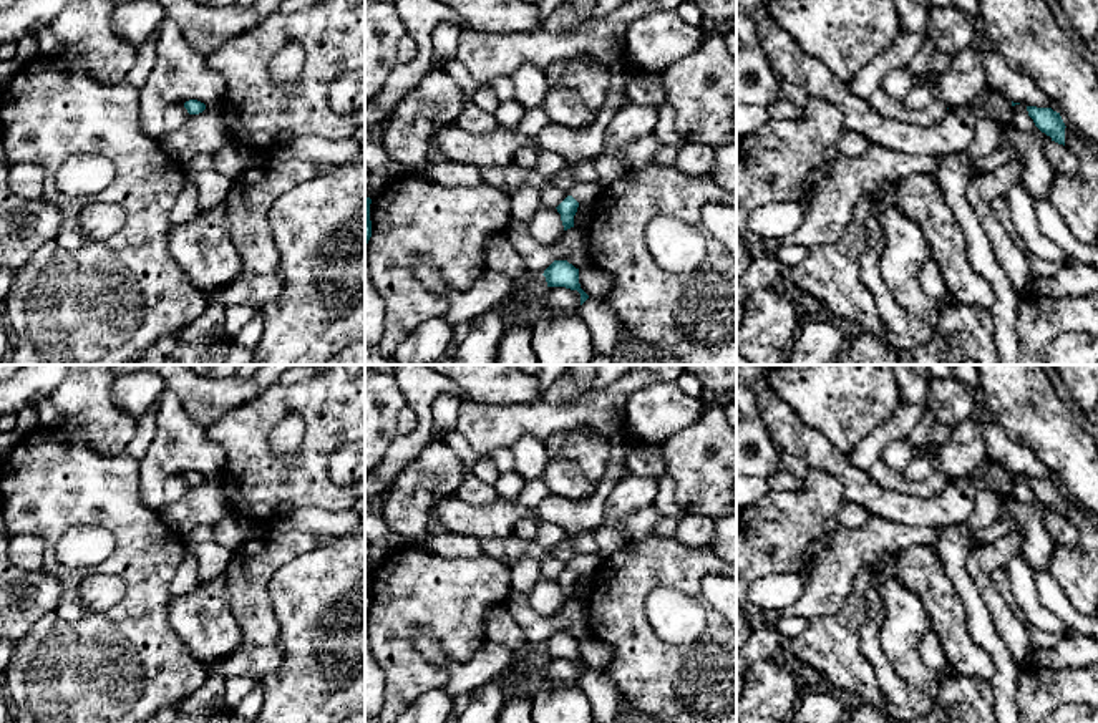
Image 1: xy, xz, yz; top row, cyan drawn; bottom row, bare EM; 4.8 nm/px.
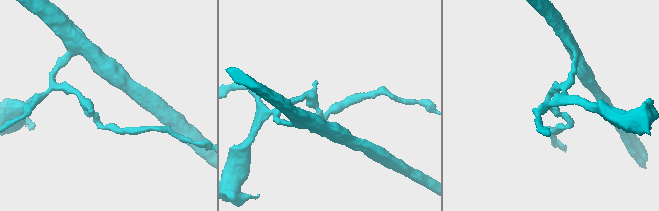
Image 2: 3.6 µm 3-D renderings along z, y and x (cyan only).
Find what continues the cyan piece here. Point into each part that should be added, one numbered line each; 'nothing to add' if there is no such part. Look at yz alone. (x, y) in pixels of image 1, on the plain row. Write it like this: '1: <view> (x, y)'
nothing to add

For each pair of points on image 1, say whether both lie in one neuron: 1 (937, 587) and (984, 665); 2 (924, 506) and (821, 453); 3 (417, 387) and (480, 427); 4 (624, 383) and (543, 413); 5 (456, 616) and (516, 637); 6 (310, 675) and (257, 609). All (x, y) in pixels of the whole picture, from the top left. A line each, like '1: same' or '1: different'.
1: same
2: same
3: different
4: same
5: different
6: different

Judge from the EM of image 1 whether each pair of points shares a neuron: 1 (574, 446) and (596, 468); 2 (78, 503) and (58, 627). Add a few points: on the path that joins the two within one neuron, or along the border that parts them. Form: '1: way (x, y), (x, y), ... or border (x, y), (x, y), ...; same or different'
1: way (579, 451), (591, 463); same
2: way (50, 534), (50, 559), (70, 581), (70, 596); same

